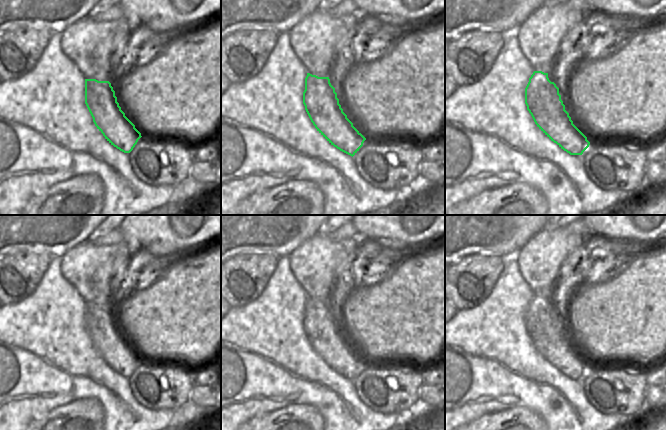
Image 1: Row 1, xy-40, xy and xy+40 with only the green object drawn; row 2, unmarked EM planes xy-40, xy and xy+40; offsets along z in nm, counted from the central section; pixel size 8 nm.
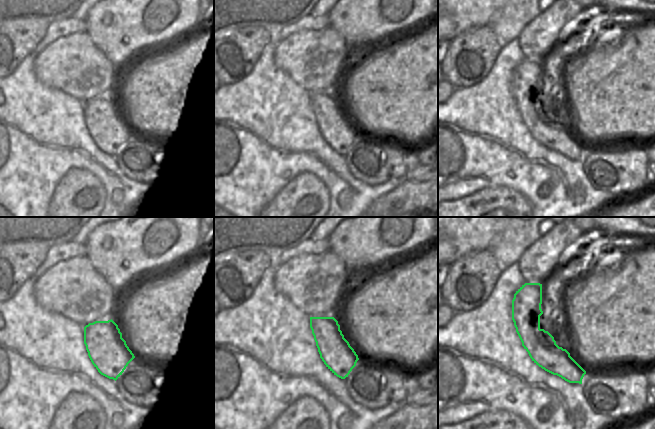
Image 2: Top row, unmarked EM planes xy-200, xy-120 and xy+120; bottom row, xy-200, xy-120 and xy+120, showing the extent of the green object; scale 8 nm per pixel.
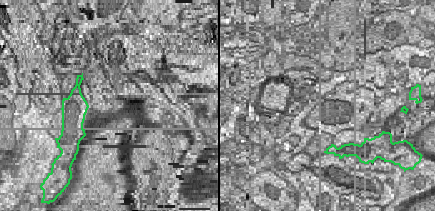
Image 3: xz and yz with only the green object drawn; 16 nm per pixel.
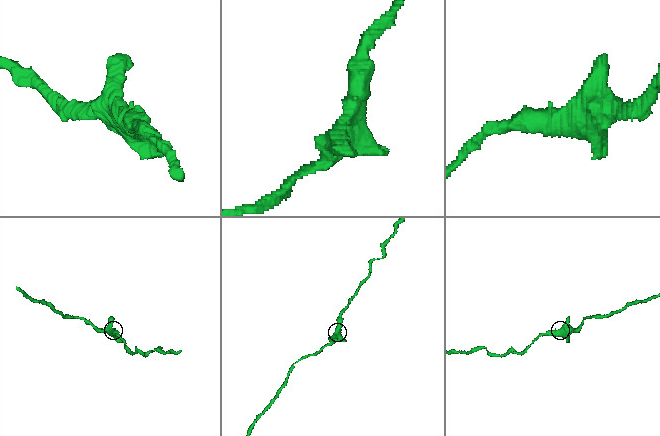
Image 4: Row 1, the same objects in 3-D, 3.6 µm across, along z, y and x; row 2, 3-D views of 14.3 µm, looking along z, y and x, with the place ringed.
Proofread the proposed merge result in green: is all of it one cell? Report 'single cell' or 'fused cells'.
single cell

